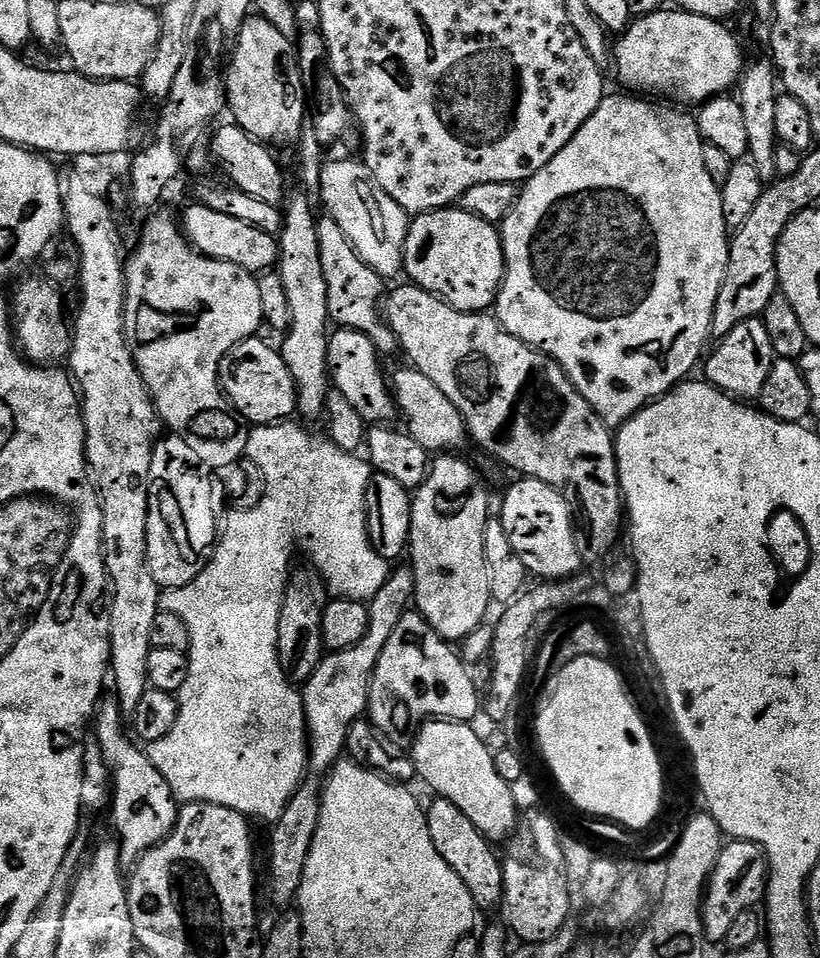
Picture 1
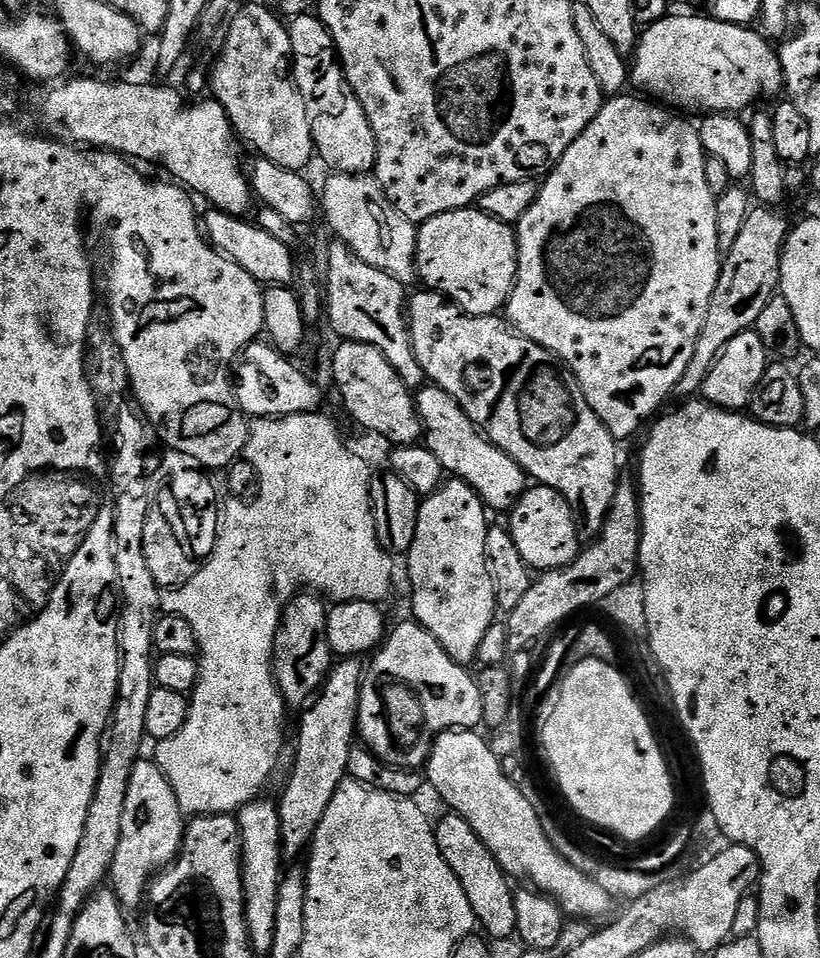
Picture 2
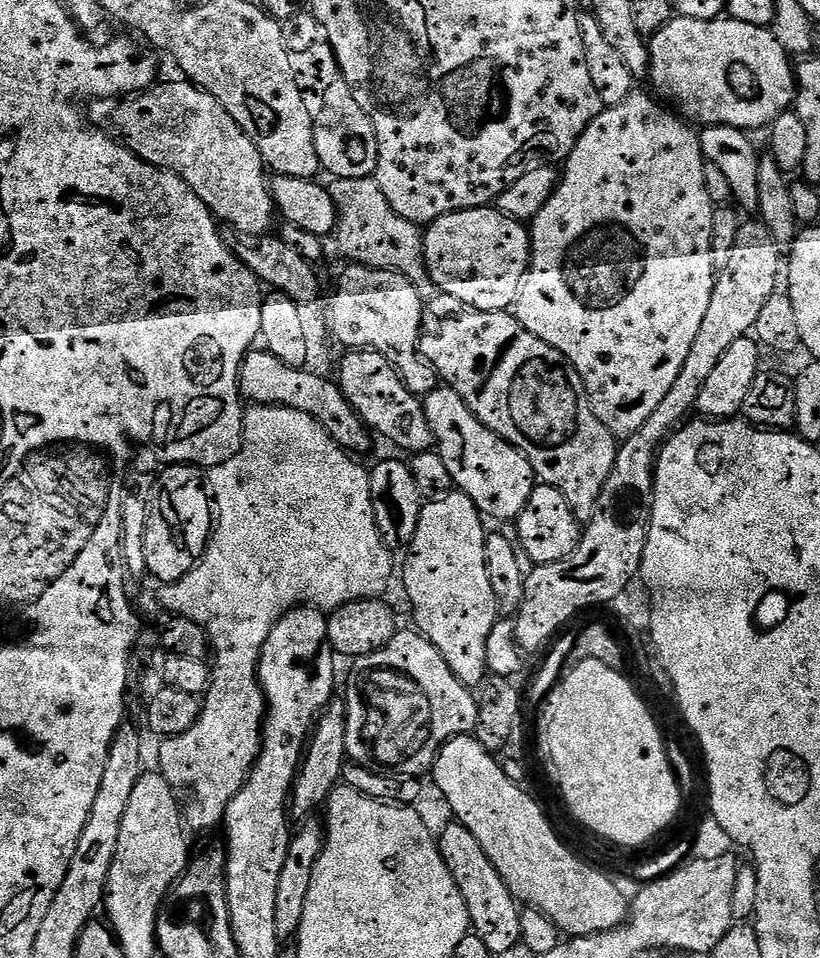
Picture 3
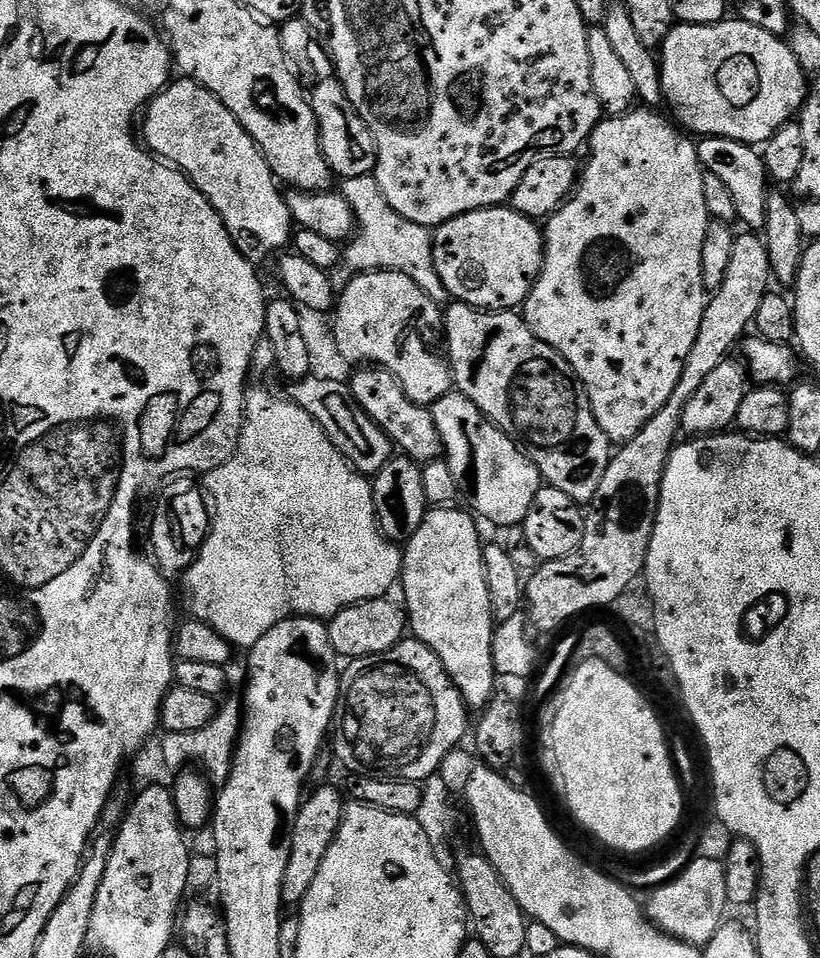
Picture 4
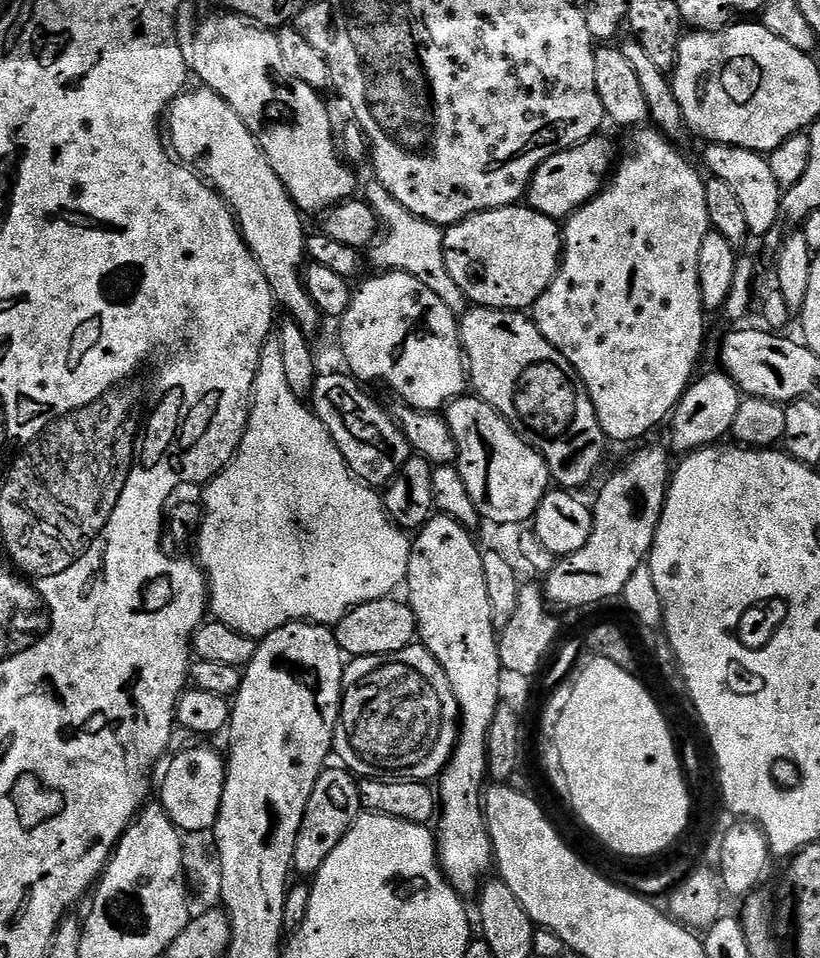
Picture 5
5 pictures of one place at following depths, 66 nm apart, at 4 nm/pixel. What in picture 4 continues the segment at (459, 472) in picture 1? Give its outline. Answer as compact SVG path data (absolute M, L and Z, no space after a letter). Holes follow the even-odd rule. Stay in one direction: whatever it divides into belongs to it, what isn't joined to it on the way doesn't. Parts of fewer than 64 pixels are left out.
M436 506L424 515L422 526L414 530L414 534L403 545L402 567L400 570L399 583L404 584L403 607L406 609L406 620L410 625L410 632L415 639L421 640L429 650L442 662L446 674L452 679L452 685L460 691L464 703L472 710L483 710L491 702L492 696L498 691L498 673L494 666L494 654L492 653L492 636L496 633L496 624L492 614L492 603L490 602L490 590L486 590L486 570L484 569L484 544L480 540L480 532L476 529L478 520L471 511L456 508L457 506Z

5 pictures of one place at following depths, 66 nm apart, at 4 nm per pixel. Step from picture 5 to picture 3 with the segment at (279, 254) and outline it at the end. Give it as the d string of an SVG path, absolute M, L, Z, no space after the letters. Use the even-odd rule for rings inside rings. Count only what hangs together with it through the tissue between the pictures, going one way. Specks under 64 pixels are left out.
M179 79L172 80L169 84L157 83L119 101L116 124L120 127L119 135L123 143L128 145L135 156L142 158L145 164L167 168L181 176L186 186L190 186L190 190L194 190L194 194L198 194L198 198L206 202L217 221L225 225L228 223L240 232L252 232L248 234L256 238L271 233L272 219L277 219L278 213L272 200L270 176L258 146L254 146L254 142L241 130L238 122L230 118L228 111L210 93L187 79Z

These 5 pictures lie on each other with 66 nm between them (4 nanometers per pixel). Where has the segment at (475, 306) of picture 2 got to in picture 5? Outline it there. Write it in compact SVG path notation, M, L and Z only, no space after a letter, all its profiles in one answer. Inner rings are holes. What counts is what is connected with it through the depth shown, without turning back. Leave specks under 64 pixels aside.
M527 206L496 208L492 212L475 212L456 224L444 228L444 258L450 278L458 282L462 294L473 305L482 308L528 310L550 286L560 268L562 228L546 214Z

